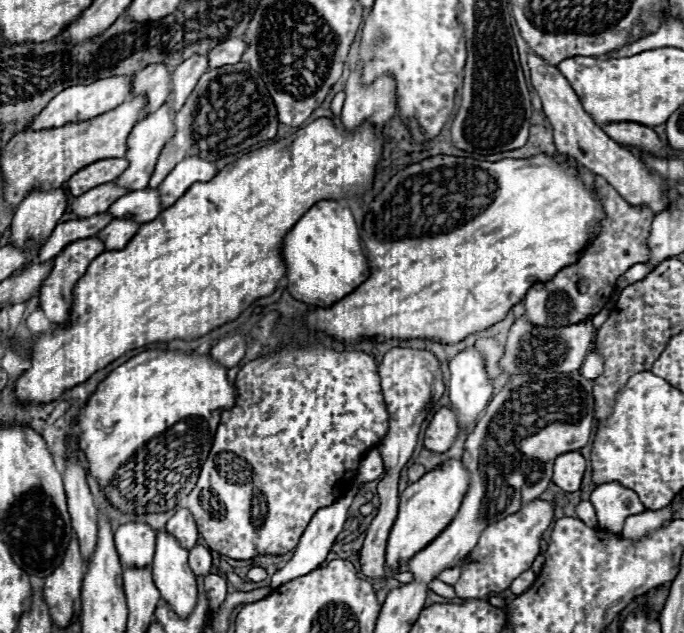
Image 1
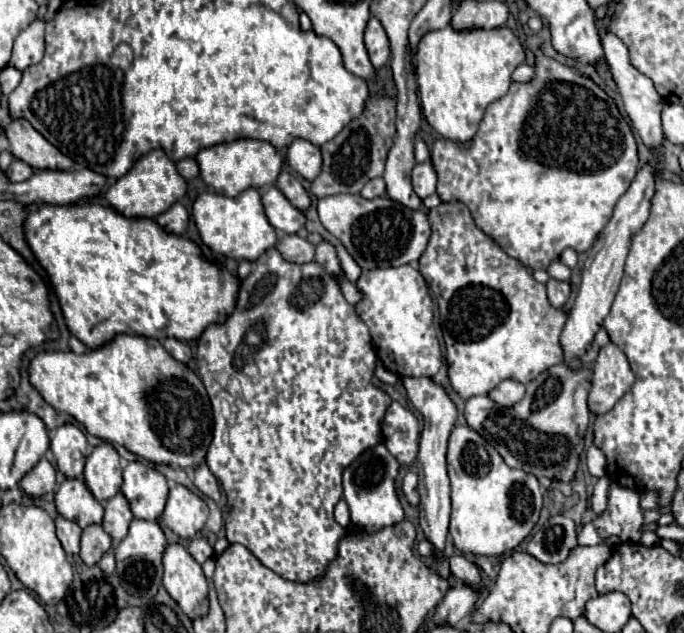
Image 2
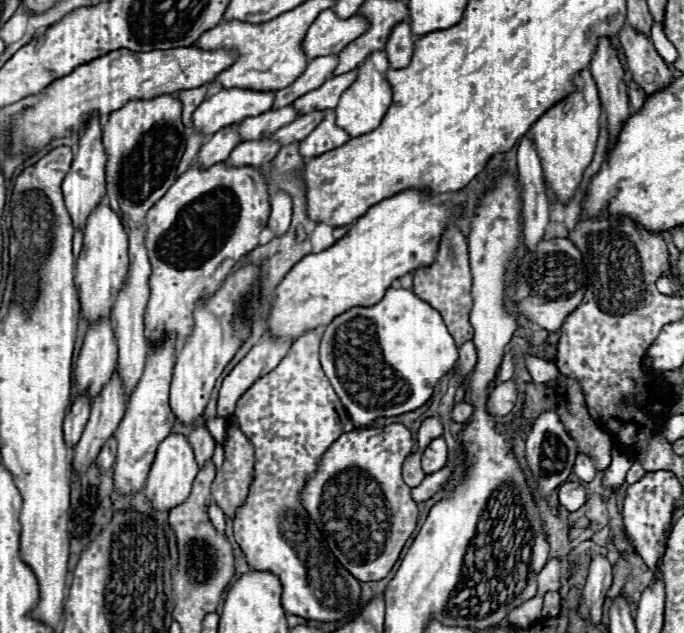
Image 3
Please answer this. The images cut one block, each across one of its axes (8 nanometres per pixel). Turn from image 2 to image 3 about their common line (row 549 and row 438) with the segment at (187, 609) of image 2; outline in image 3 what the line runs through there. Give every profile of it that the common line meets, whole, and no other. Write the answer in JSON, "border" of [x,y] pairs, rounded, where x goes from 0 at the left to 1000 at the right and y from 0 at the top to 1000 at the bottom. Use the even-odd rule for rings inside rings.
{"border":[[[249,686],[231,705],[228,727],[222,733],[222,742],[216,749],[213,771],[211,771],[213,790],[222,796],[225,806],[251,806],[254,799],[263,799],[278,784],[287,749],[289,749],[289,733],[284,727],[284,714],[281,714],[275,695],[266,686]],[[219,784],[222,784],[222,790],[219,790]]]}

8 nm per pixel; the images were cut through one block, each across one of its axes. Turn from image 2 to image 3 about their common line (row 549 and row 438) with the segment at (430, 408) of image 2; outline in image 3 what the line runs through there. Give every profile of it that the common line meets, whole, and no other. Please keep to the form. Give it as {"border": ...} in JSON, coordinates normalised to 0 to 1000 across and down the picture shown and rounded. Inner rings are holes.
{"border":[[[640,689],[620,711],[617,739],[623,749],[632,749],[632,746],[649,739],[649,733],[652,733],[652,695],[646,689]]]}

